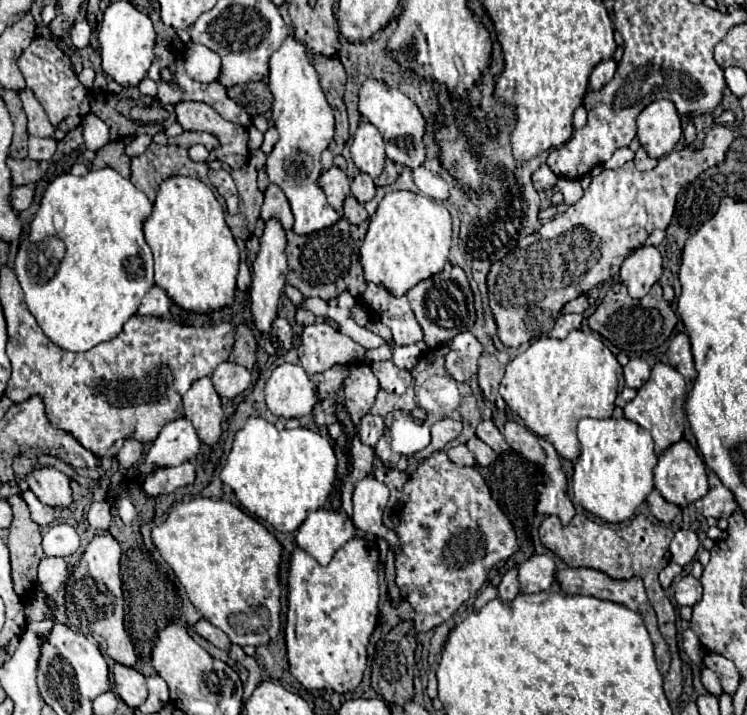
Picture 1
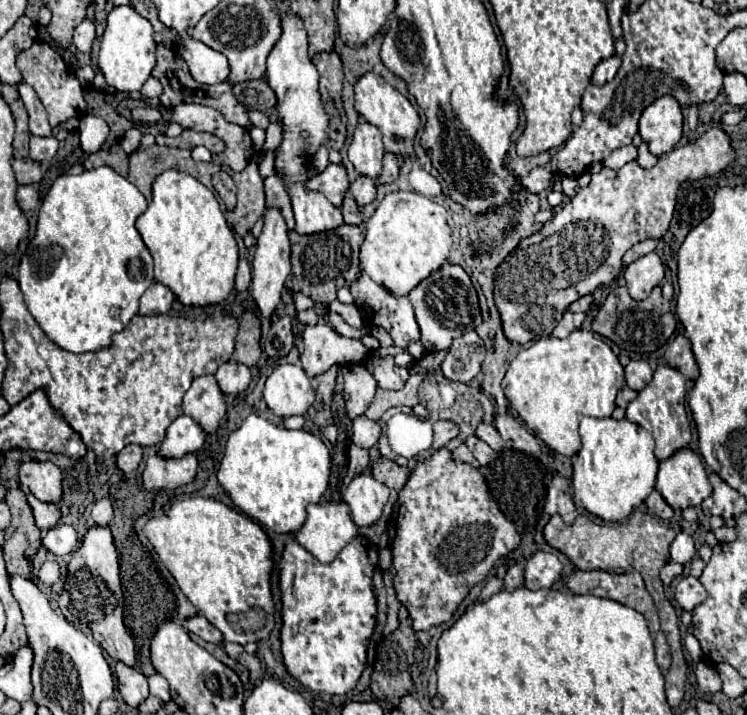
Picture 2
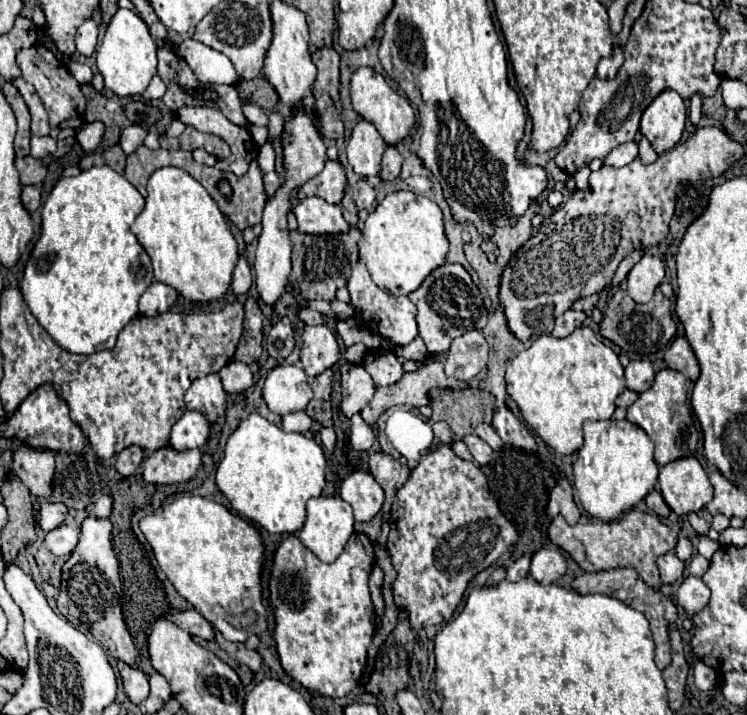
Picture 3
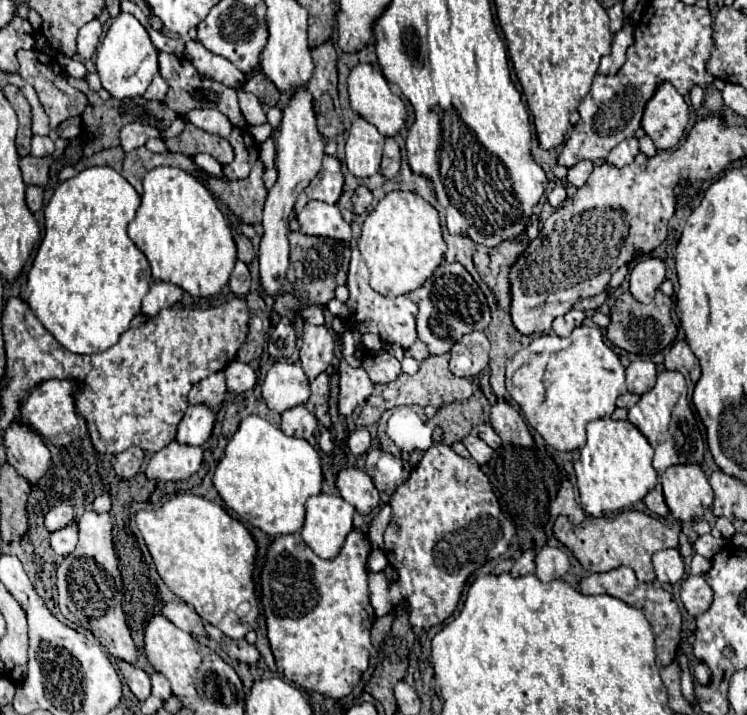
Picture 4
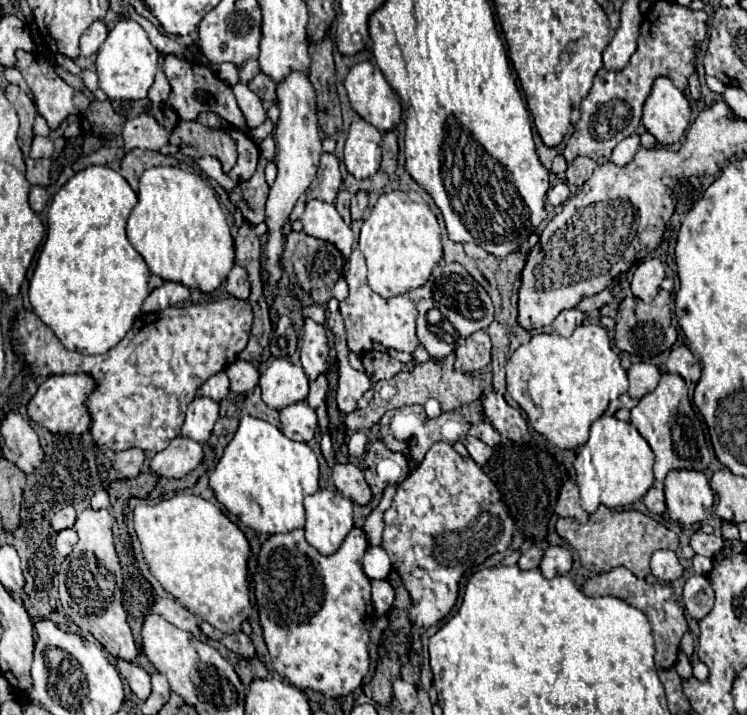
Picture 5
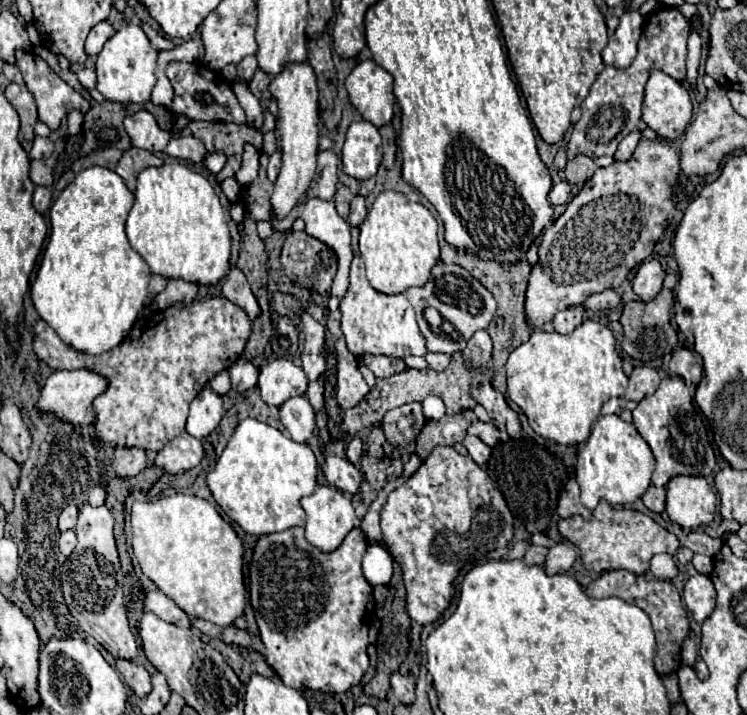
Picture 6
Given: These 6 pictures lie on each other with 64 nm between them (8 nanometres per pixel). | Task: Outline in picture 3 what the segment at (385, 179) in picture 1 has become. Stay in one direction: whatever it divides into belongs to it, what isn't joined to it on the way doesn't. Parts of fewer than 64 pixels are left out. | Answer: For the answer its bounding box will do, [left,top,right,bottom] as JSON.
[380,146,402,182]

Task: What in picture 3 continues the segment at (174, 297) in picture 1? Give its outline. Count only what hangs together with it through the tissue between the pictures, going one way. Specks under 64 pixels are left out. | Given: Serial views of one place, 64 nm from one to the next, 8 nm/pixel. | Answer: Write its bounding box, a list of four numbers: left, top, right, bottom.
[132,166,238,302]

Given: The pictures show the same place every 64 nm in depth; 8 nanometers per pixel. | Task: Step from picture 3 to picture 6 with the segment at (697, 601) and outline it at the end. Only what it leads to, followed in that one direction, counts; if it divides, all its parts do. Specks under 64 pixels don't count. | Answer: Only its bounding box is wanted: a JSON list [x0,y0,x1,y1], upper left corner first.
[682,574,716,624]

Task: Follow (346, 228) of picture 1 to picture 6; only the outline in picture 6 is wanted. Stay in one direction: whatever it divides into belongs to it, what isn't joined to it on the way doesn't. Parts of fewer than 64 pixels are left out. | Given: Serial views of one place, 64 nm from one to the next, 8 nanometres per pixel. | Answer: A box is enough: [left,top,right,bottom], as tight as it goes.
[280,232,336,296]

